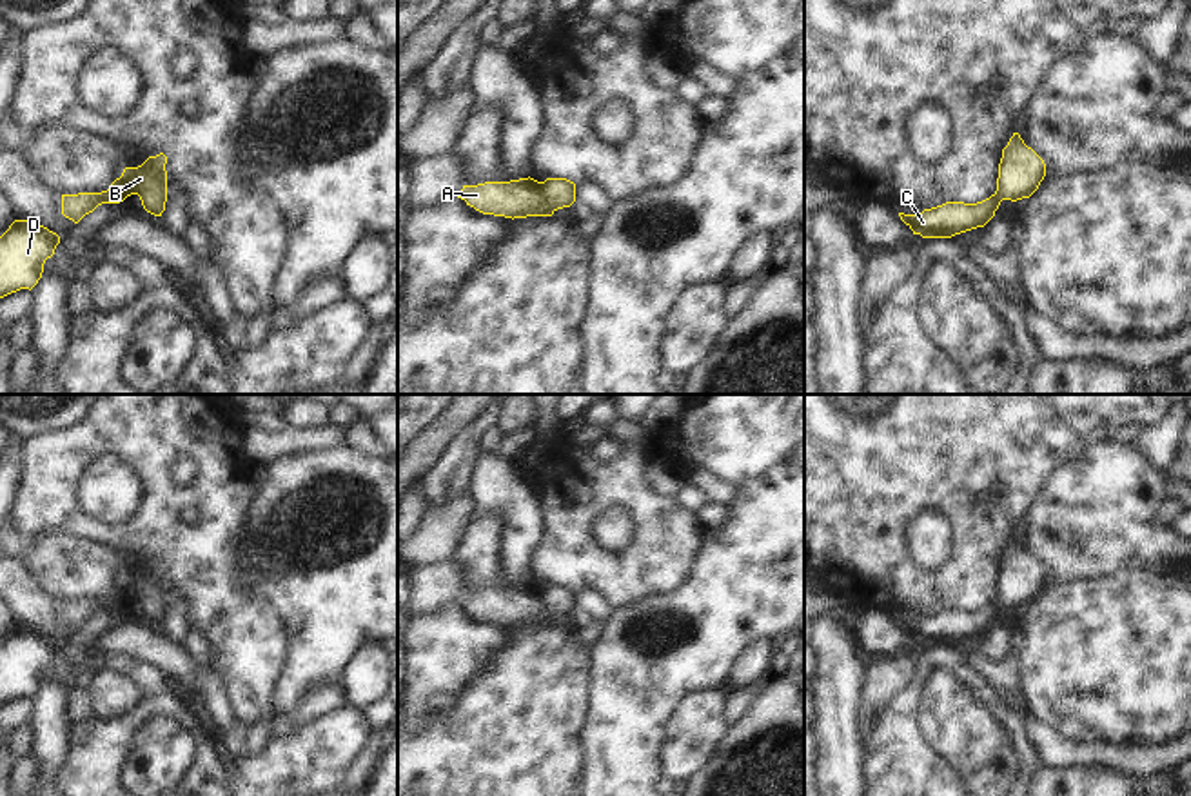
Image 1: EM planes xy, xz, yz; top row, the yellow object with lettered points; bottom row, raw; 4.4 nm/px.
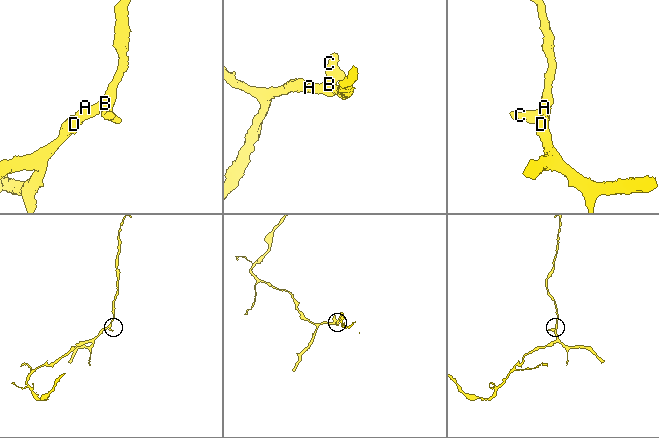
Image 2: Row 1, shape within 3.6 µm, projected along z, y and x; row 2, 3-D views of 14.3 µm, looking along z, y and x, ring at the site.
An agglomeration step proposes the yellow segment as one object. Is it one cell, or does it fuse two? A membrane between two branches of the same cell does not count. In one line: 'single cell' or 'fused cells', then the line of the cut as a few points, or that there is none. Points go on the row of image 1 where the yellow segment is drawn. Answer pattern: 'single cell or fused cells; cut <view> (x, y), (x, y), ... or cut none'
single cell; cut none

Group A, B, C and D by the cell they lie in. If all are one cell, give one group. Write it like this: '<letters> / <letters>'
A B C D

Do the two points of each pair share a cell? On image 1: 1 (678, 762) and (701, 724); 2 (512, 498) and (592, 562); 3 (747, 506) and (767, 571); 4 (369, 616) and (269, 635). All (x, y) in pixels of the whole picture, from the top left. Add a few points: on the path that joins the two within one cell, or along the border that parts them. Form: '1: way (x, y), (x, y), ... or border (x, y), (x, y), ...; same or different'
1: way (687, 753), (687, 746), (696, 733); same
2: border (538, 495), (545, 511), (545, 538), (531, 566); different
3: way (763, 522), (767, 526), (767, 555); same
4: border (264, 595), (284, 618), (287, 633), (285, 673); different

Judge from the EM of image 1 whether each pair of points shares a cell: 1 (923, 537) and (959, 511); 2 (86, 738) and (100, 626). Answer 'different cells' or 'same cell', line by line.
1: different cells
2: different cells

